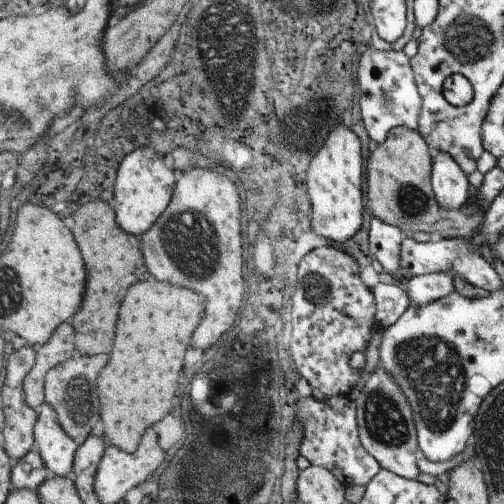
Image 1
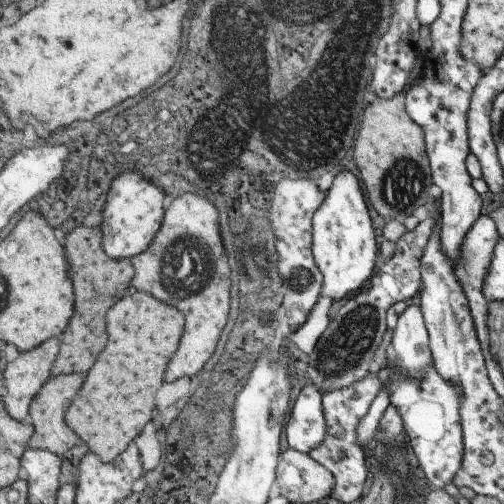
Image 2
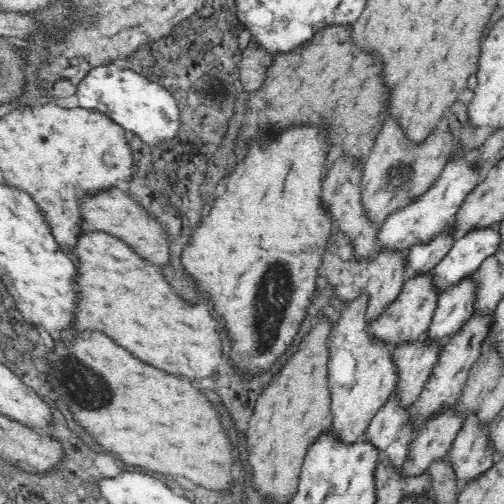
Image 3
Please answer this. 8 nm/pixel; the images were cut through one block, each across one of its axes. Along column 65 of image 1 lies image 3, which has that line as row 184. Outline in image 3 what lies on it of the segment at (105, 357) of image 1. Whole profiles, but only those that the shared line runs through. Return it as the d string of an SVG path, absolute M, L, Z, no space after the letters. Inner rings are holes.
M388 116L376 138L372 152L366 156L362 164L364 166L362 196L368 216L382 226L386 216L392 214L392 210L406 206L418 194L428 192L432 184L438 180L440 170L444 170L444 164L450 160L450 152L452 152L452 134L448 128L434 128L424 142L414 144L404 134L398 120L394 116Z

